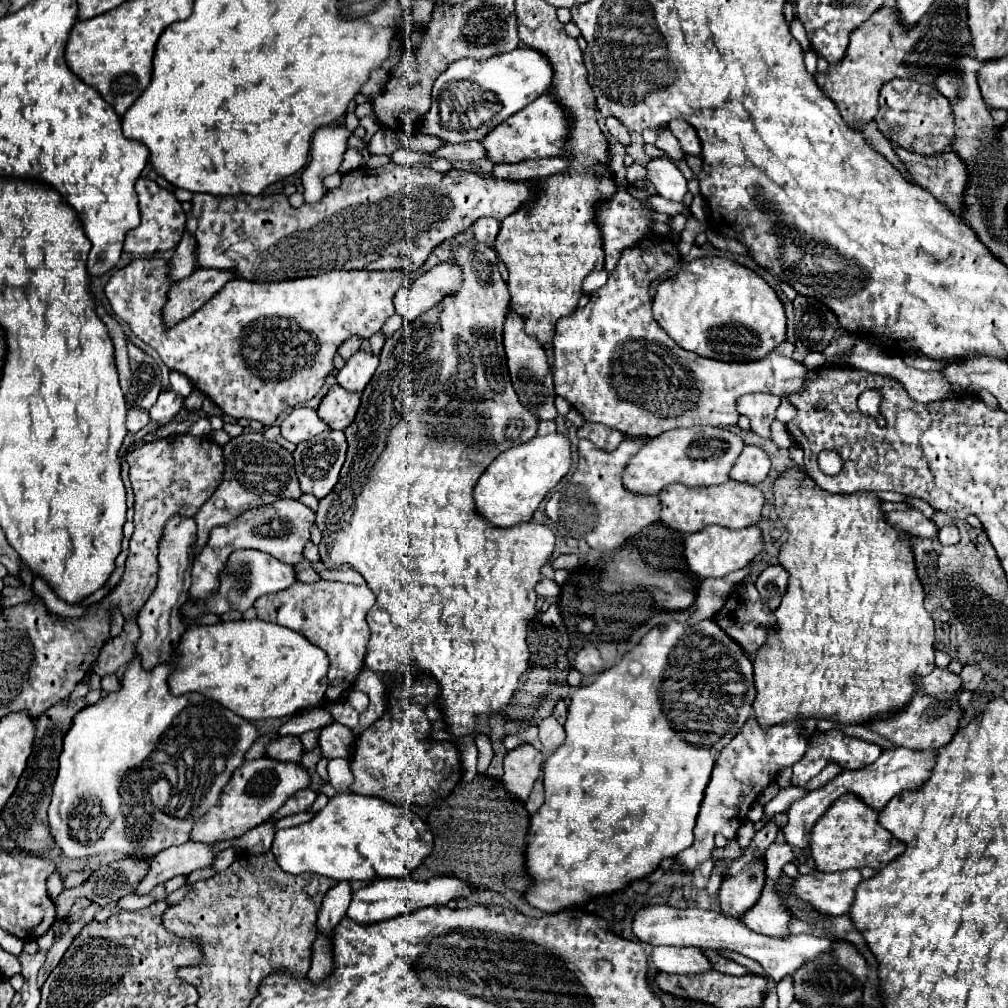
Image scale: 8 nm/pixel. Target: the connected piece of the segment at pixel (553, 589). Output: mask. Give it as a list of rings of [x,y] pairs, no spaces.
[[[542,578],[542,582],[538,582],[536,586],[536,592],[542,596],[542,598],[550,598],[550,596],[558,596],[560,588],[554,580],[548,580],[548,578]]]

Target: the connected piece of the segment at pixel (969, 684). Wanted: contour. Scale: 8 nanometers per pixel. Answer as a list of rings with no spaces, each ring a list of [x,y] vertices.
[[[976,664],[964,666],[960,676],[964,680],[964,690],[976,690],[980,686],[980,682],[984,680],[984,672],[980,672],[980,668],[976,668]]]

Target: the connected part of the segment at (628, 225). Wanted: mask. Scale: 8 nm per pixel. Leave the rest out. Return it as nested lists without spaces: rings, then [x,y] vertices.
[[[626,188],[622,190],[616,190],[612,202],[604,202],[598,206],[598,226],[602,230],[602,236],[604,236],[604,252],[606,252],[606,270],[612,272],[618,264],[618,258],[622,256],[624,248],[640,242],[644,236],[650,234],[650,210],[644,206],[642,200],[636,200],[632,198]]]

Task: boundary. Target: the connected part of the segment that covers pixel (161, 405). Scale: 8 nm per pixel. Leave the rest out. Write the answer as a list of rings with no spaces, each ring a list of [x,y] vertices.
[[[164,390],[164,392],[160,392],[156,404],[154,404],[154,406],[150,408],[150,412],[148,412],[150,418],[152,418],[152,422],[158,424],[158,426],[154,428],[154,432],[158,432],[162,426],[170,424],[170,422],[174,420],[174,416],[180,412],[182,404],[184,404],[184,398],[182,398],[180,394],[176,394],[174,390]]]

